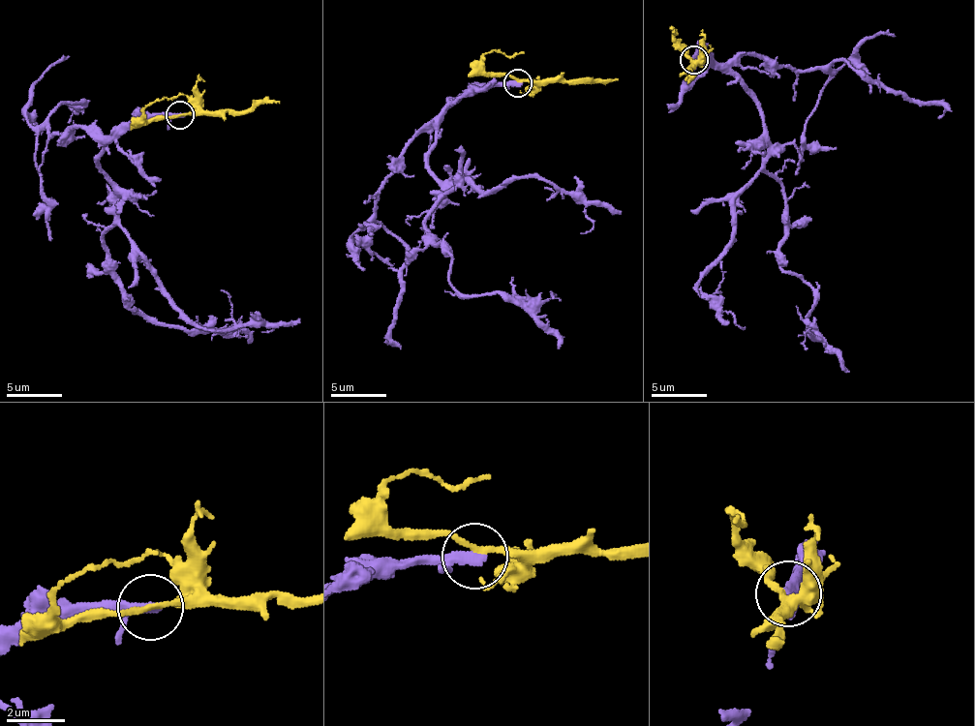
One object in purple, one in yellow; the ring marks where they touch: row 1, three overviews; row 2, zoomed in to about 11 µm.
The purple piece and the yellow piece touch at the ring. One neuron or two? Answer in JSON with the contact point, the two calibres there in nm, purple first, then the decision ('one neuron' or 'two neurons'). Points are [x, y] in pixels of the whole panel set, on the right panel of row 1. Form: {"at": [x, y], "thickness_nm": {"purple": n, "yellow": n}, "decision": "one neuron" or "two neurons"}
{"at": [693, 60], "thickness_nm": {"purple": 260, "yellow": 170}, "decision": "two neurons"}

